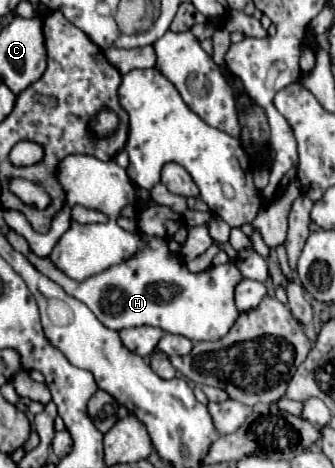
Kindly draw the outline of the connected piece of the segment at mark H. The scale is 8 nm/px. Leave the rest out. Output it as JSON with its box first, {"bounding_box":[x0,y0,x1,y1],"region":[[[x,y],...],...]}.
{"bounding_box":[28,235,244,343],"region":[[[146,235],[142,237],[148,241],[148,247],[144,251],[120,265],[88,277],[82,283],[68,279],[52,265],[50,259],[42,259],[30,253],[28,261],[48,279],[58,283],[70,297],[82,301],[108,329],[122,331],[128,327],[150,325],[162,329],[164,333],[184,335],[192,343],[222,339],[238,317],[234,289],[236,283],[240,283],[240,279],[244,277],[240,275],[236,261],[232,259],[226,265],[208,267],[202,273],[190,273],[180,259],[168,257],[170,251],[166,239]]]}

